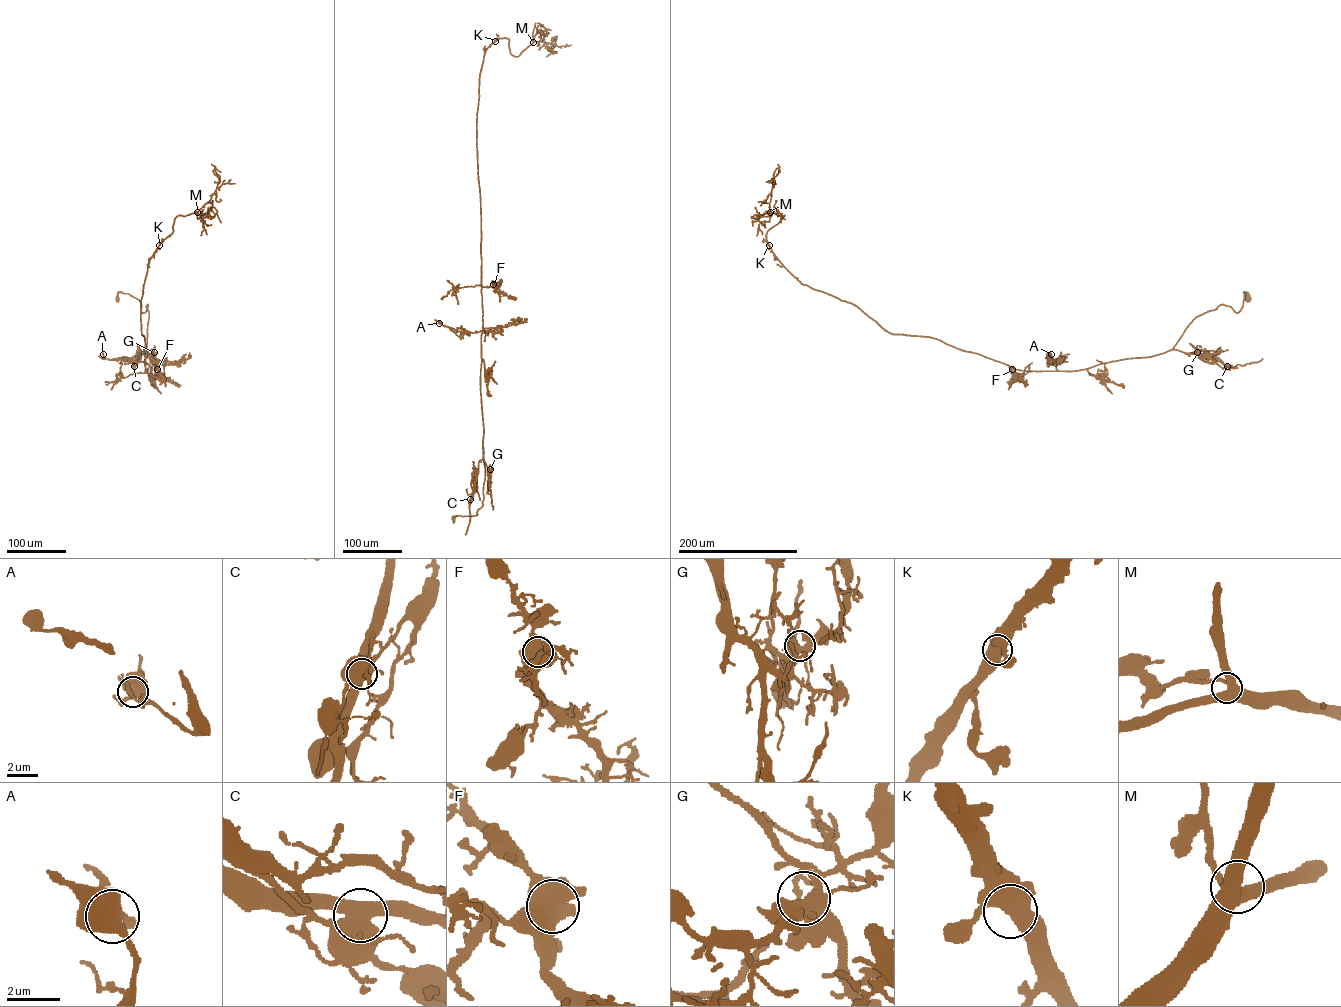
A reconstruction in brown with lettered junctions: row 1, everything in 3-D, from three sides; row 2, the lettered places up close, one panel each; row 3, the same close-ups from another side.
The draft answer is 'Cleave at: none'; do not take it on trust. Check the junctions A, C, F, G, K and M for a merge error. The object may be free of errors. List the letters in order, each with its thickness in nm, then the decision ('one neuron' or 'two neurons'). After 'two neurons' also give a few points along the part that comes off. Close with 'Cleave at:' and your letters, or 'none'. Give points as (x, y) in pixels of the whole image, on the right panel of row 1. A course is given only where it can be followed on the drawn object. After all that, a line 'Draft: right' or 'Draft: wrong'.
A: calibre 600 nm; one neuron
C: calibre 600 nm; two neurons; course (1227, 366), (1244, 365), (1262, 358)
F: calibre 650 nm; one neuron
G: calibre 480 nm; one neuron
K: calibre 650 nm; one neuron
M: calibre 500 nm; one neuron
Cleave at: C
Draft: wrong

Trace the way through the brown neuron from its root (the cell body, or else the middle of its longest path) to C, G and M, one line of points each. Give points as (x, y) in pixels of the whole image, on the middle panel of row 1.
C: (453, 518), (477, 515), (482, 505), (482, 445), (483, 457), (479, 461), (470, 499)
G: (453, 518), (477, 515), (482, 505), (482, 445), (484, 461), (490, 469)
M: (453, 518), (477, 515), (485, 476), (479, 74), (485, 51), (498, 39), (509, 39), (514, 56), (533, 42)

